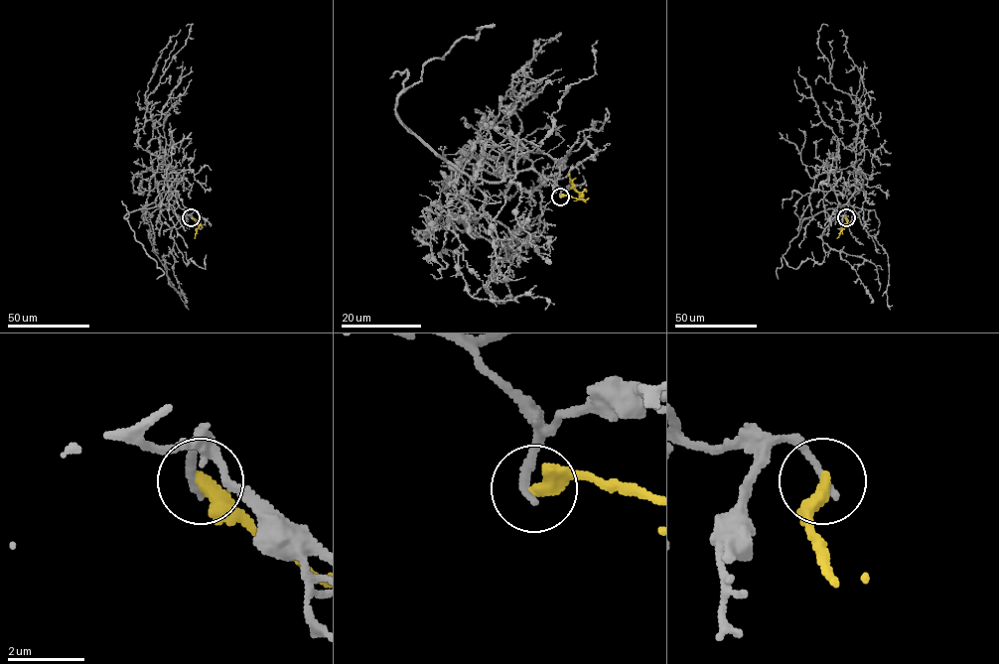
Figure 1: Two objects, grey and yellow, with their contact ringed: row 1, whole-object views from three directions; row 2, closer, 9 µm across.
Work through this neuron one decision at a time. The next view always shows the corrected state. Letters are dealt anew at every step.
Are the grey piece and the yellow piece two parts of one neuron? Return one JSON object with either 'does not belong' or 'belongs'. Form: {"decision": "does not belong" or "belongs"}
{"decision": "does not belong"}

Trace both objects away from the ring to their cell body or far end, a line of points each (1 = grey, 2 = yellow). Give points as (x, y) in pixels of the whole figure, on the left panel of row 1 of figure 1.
1: (191, 217), (167, 203), (156, 206), (147, 149), (153, 126), (146, 99), (185, 45), (192, 24), (186, 26)
2: (191, 217), (200, 223), (195, 238)

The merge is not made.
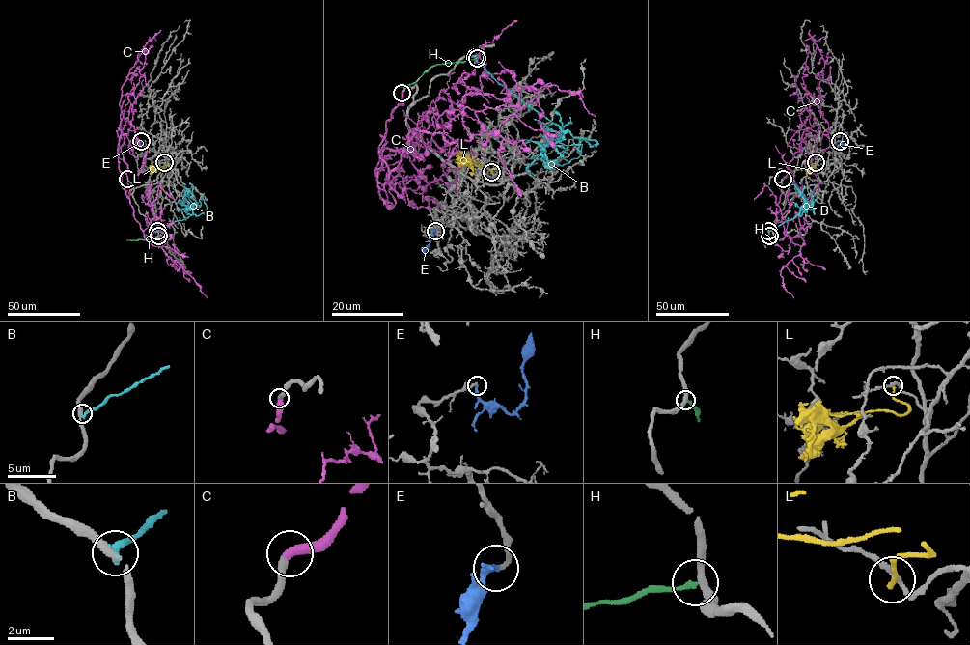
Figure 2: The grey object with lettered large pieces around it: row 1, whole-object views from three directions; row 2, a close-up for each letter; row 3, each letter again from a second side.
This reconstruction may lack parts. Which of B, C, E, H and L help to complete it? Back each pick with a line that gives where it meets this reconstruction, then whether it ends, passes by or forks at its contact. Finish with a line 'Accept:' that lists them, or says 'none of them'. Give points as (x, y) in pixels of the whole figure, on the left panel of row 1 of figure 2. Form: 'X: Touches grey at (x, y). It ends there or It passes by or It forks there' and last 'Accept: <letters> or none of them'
C: Touches grey at (127, 179). It ends there
E: Touches grey at (141, 141). It ends there
Accept: C, E

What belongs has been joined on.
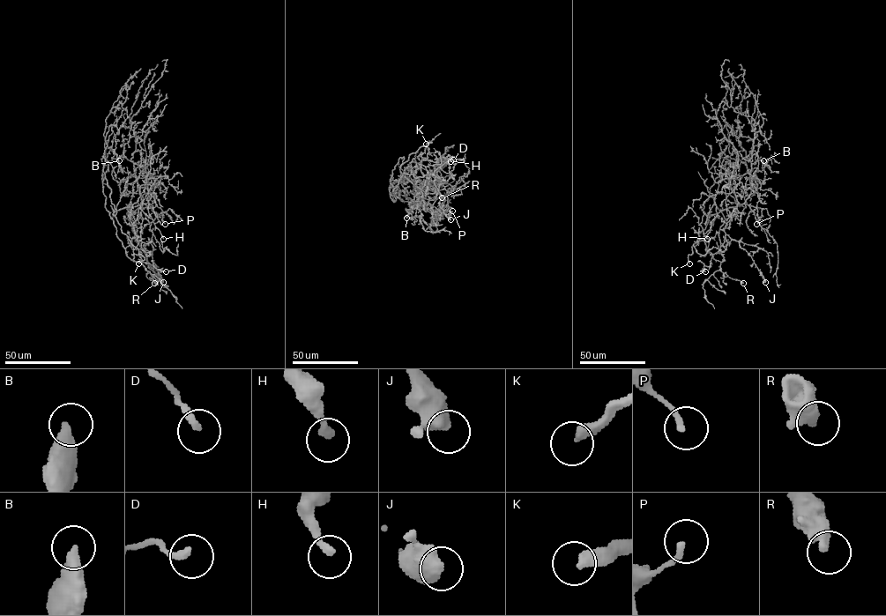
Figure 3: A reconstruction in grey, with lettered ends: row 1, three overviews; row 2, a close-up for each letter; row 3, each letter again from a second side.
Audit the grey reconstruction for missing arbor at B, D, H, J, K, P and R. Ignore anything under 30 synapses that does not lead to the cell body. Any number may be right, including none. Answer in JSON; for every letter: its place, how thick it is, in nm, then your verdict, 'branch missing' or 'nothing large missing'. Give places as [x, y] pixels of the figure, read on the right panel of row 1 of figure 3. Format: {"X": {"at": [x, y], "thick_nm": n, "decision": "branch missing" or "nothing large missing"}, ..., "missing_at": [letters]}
{"B": {"at": [763, 160], "thick_nm": 480, "decision": "nothing large missing"}, "D": {"at": [705, 271], "thick_nm": 240, "decision": "nothing large missing"}, "H": {"at": [707, 239], "thick_nm": 280, "decision": "nothing large missing"}, "J": {"at": [765, 282], "thick_nm": 440, "decision": "nothing large missing"}, "K": {"at": [689, 263], "thick_nm": 360, "decision": "branch missing"}, "P": {"at": [756, 224], "thick_nm": 190, "decision": "nothing large missing"}, "R": {"at": [743, 283], "thick_nm": 480, "decision": "nothing large missing"}, "missing_at": ["K"]}

